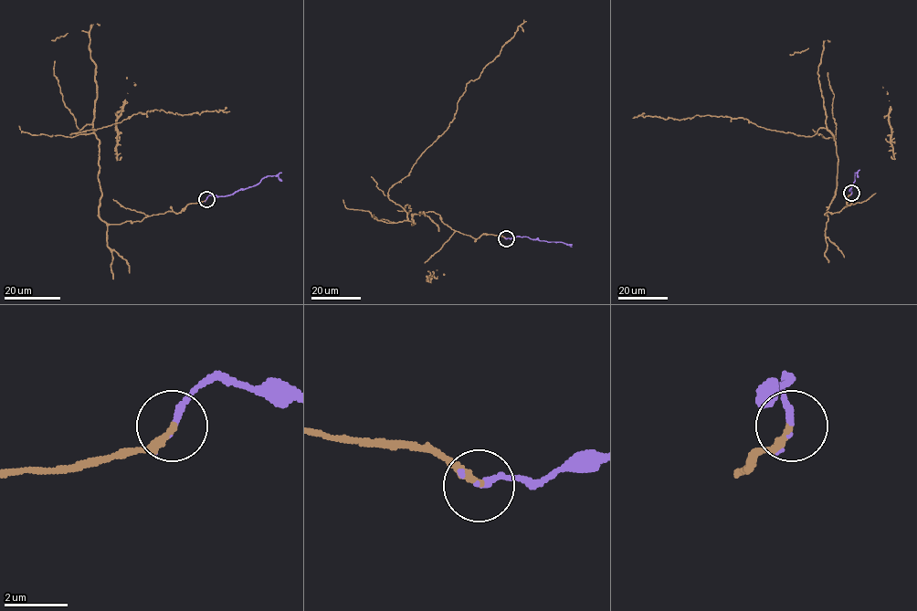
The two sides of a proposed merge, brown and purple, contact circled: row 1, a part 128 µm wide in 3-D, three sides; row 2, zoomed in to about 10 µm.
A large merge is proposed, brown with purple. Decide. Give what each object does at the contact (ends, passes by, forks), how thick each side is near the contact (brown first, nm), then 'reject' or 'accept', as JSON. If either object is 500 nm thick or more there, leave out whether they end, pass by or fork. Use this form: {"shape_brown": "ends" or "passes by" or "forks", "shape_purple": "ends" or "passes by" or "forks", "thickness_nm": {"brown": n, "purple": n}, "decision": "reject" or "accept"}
{"shape_brown": "ends", "shape_purple": "ends", "thickness_nm": {"brown": 240, "purple": 220}, "decision": "accept"}

